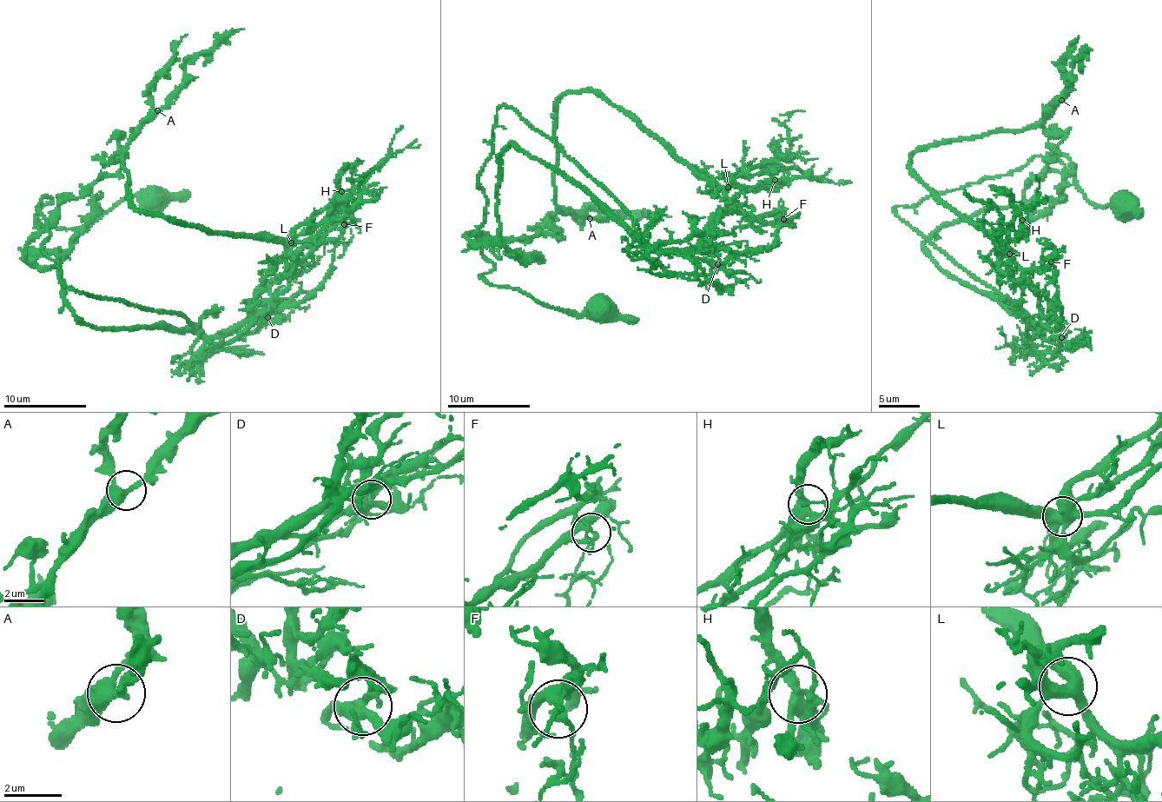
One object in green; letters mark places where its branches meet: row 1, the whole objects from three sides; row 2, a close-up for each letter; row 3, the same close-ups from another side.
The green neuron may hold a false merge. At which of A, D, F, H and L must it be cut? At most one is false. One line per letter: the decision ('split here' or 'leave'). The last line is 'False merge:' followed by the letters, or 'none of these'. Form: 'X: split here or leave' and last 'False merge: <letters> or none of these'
A: leave
D: leave
F: split here
H: leave
L: leave
False merge: F

